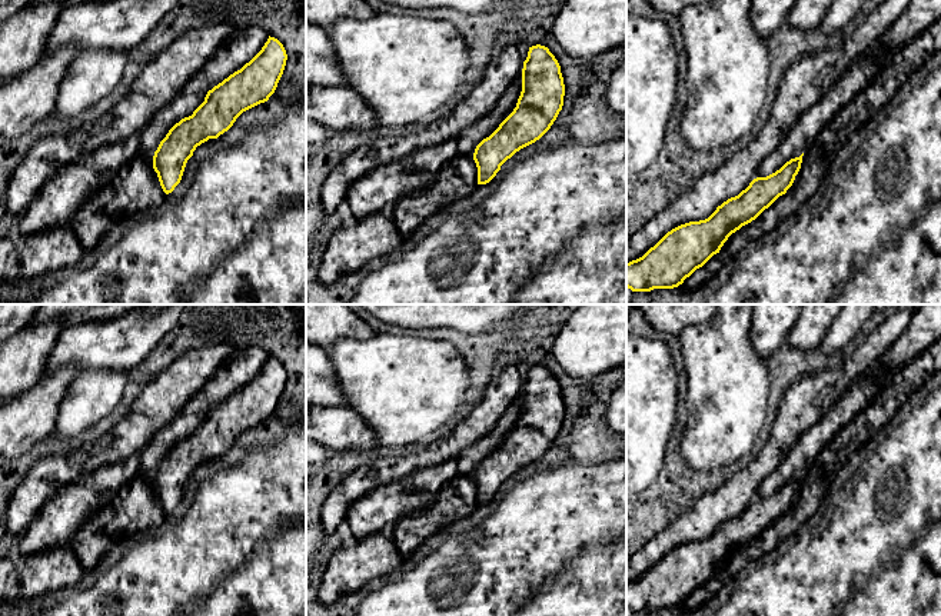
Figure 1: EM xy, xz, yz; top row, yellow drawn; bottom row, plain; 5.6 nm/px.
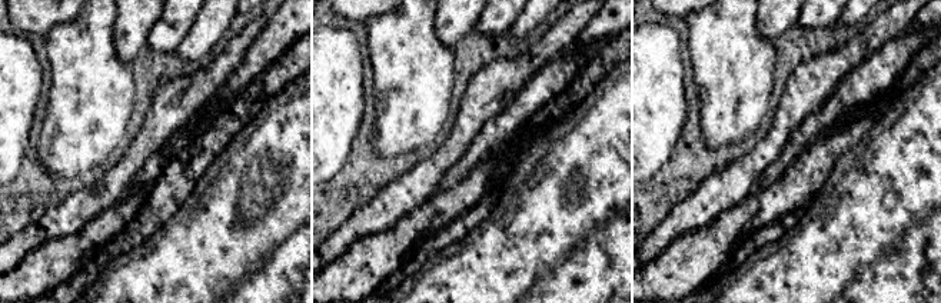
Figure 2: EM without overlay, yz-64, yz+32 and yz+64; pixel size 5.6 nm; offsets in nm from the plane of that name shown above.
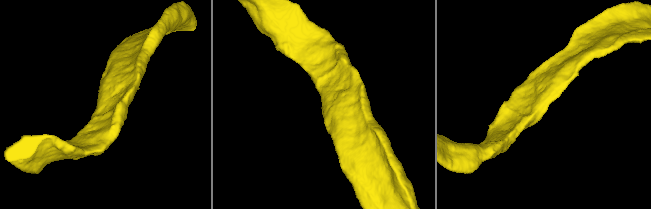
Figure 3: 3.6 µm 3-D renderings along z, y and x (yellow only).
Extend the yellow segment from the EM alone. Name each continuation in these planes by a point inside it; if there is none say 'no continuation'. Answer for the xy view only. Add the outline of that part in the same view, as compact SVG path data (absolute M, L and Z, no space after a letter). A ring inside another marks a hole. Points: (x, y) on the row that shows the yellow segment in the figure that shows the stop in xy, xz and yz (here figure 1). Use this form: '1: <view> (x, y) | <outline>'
no continuation

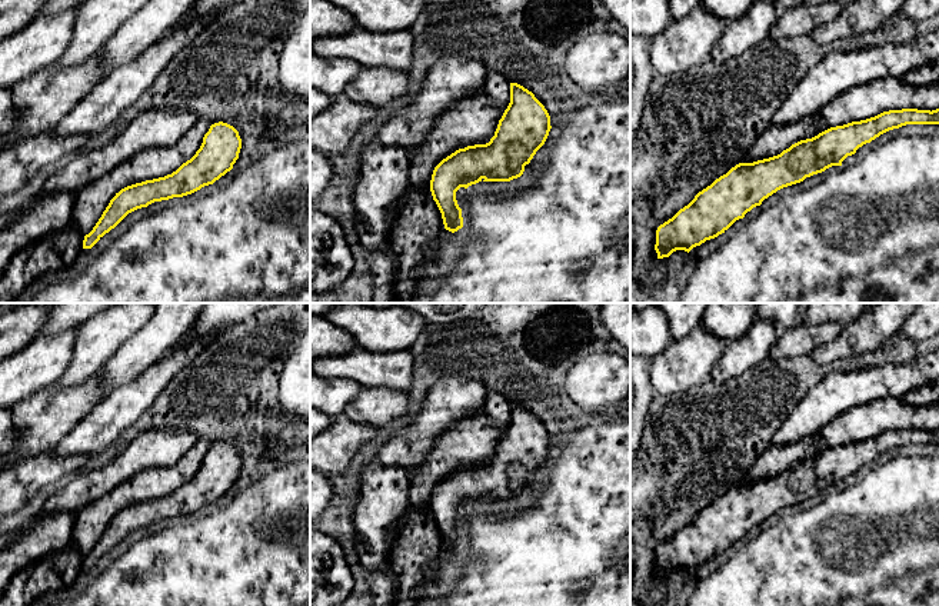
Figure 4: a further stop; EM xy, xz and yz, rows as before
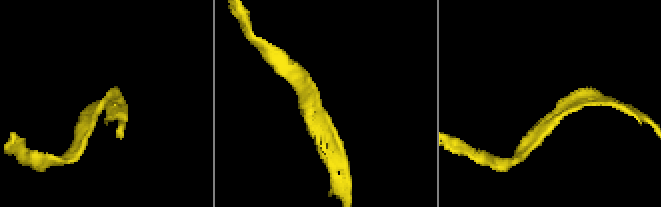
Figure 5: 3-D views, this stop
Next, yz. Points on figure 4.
no continuation

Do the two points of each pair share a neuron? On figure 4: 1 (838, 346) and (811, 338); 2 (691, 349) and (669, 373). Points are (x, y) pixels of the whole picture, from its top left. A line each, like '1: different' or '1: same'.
1: different
2: same

